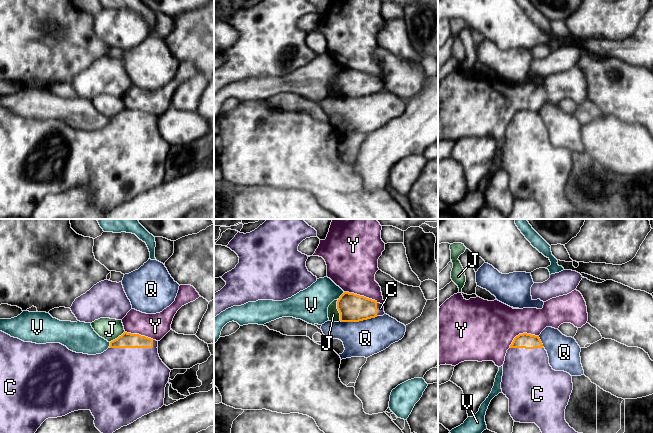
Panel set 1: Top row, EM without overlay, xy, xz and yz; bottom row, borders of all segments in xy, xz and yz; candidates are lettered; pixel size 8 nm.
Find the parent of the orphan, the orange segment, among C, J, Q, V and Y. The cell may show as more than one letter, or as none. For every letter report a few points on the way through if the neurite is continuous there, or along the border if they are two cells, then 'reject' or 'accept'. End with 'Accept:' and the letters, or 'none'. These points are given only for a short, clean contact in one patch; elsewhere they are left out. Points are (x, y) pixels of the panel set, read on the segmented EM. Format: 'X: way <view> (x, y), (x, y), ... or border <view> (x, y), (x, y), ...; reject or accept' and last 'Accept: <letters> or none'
C: accept
J: border xz (337, 299), (337, 310), (340, 320); reject
Q: border xz (377, 316), (358, 321), (340, 321); reject
V: border xz (344, 292), (338, 299); reject
Y: border xz (344, 291), (363, 295), (377, 302); reject
Accept: C

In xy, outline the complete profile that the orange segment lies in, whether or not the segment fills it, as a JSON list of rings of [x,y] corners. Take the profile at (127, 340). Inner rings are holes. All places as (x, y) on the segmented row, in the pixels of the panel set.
[[[0,331],[0,433],[35,433],[46,419],[62,417],[78,410],[90,410],[95,418],[95,427],[101,433],[113,433],[142,416],[158,410],[164,405],[165,387],[169,381],[171,370],[160,359],[157,347],[158,341],[156,340],[139,334],[124,332],[117,339],[111,341],[109,348],[103,353],[88,355],[73,352],[60,343],[36,344],[24,342]]]

